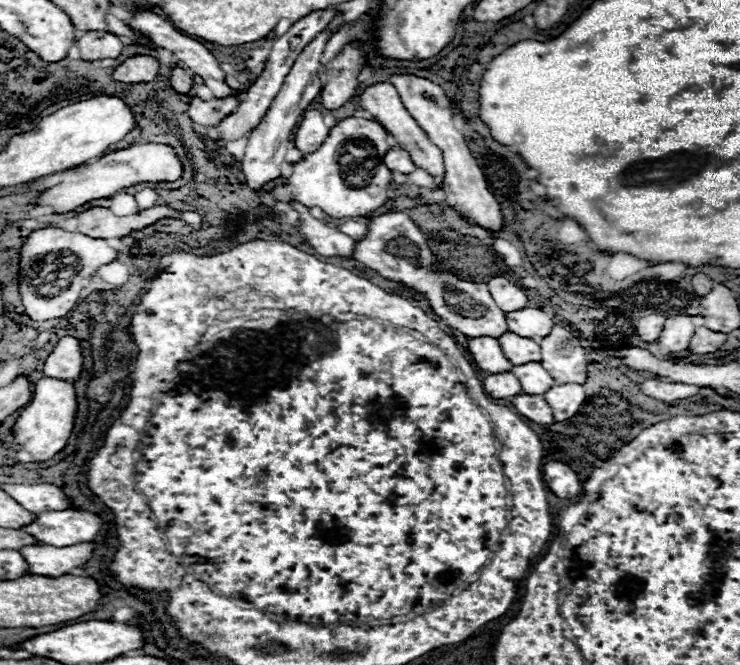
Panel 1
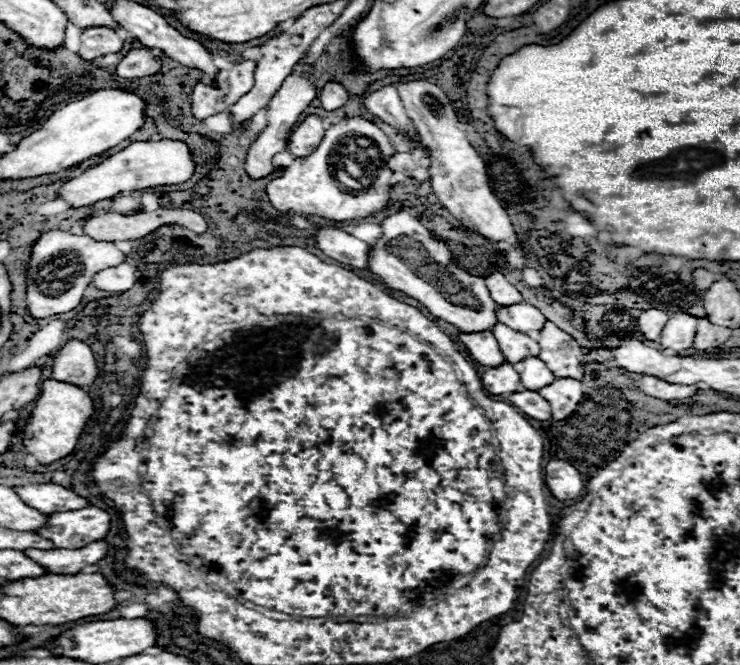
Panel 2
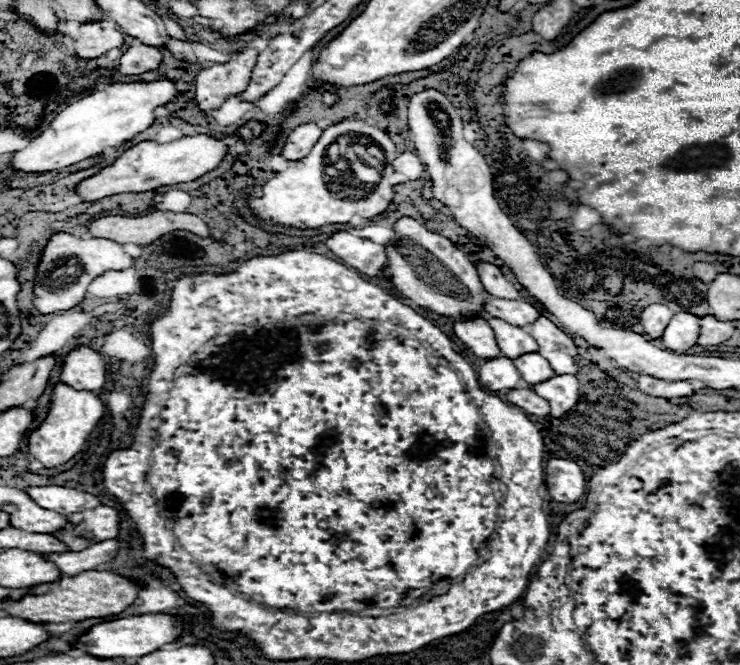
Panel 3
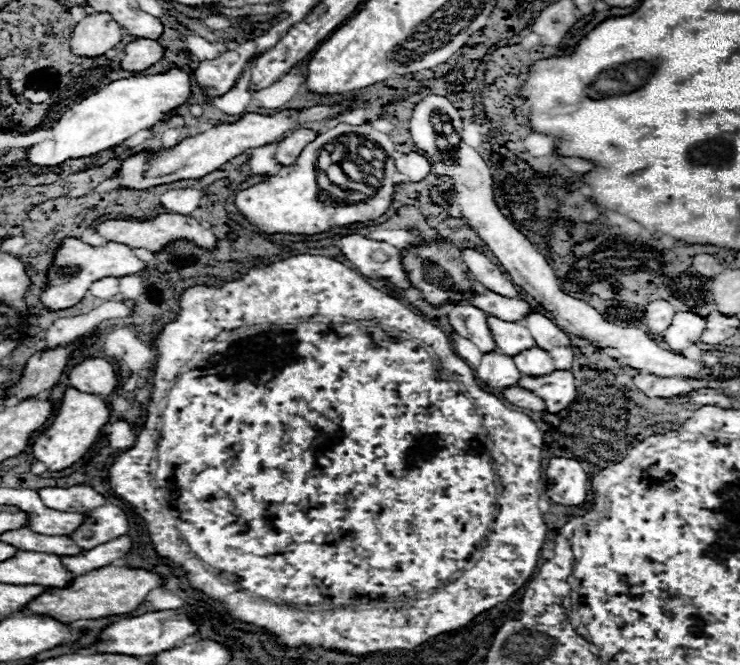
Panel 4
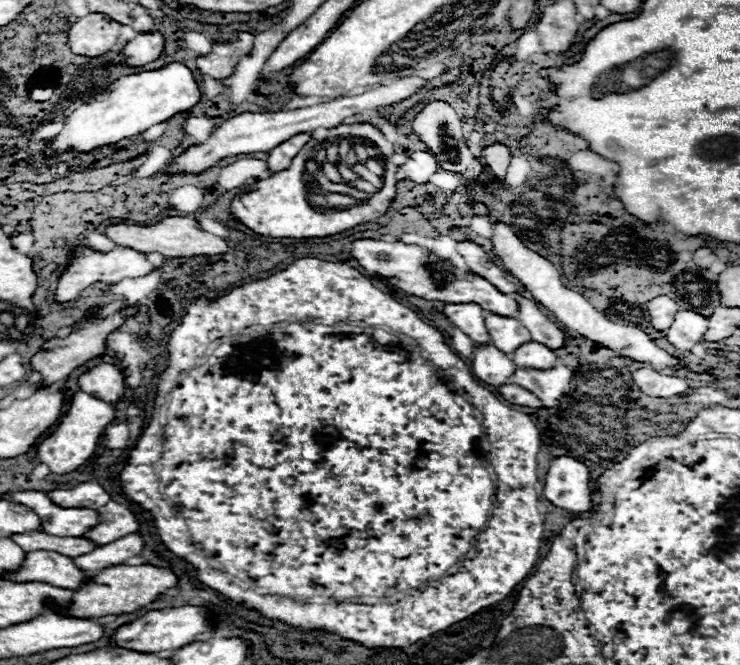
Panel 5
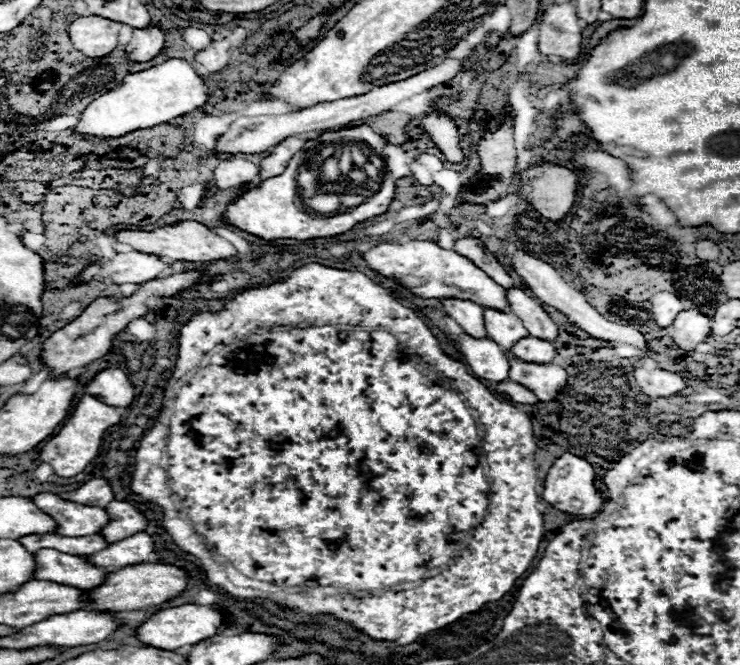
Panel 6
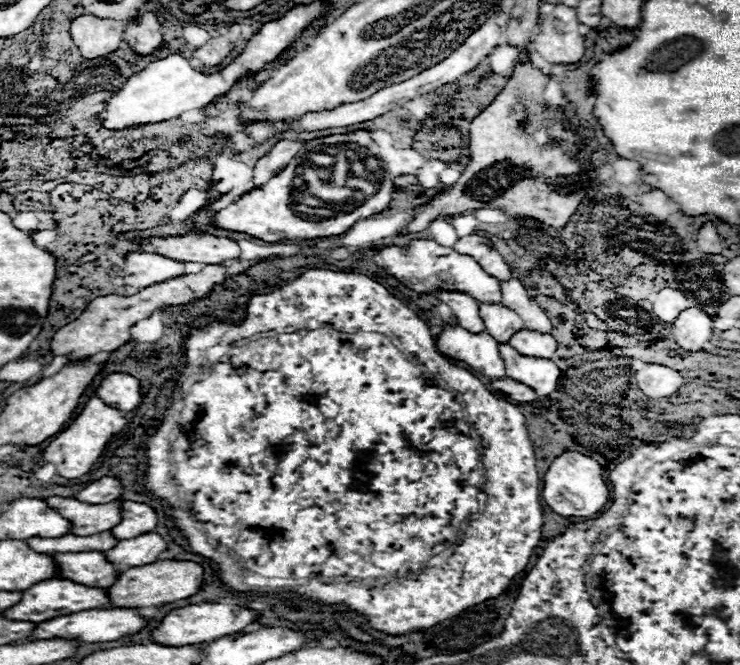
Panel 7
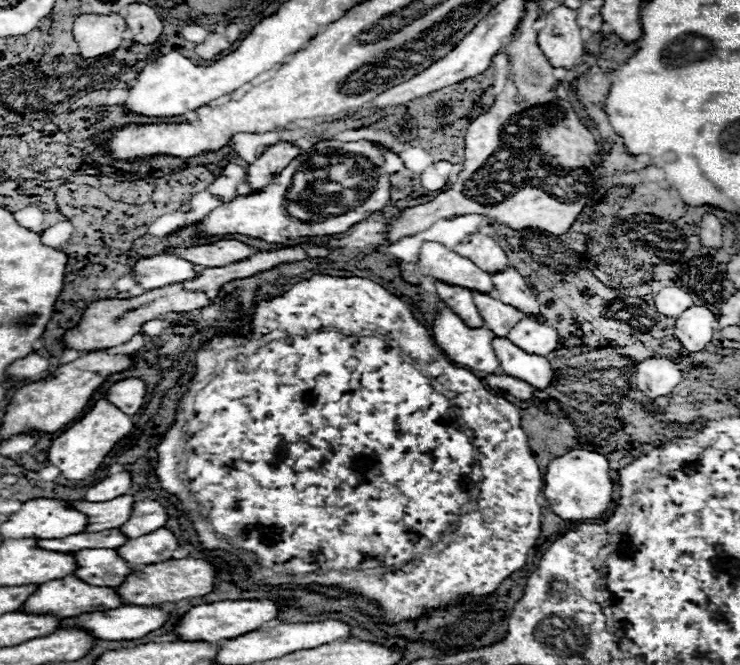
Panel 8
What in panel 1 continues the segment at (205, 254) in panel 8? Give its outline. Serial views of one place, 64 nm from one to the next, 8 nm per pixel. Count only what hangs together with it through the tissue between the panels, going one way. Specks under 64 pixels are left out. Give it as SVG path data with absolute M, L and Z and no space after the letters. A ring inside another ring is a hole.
M154 206L148 210L140 210L130 216L114 216L108 208L90 208L78 214L78 232L92 238L122 238L136 230L144 230L144 226L156 224L162 218L180 218L194 230L202 228L202 216L196 212L180 212L168 206Z

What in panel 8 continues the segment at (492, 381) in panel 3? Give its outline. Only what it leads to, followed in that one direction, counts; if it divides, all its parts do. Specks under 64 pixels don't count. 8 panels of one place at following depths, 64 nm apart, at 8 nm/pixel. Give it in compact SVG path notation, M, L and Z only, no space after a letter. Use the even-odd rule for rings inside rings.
M442 308L436 312L432 336L450 360L486 374L500 372L500 362L492 348L494 334L488 328L468 328L450 308Z

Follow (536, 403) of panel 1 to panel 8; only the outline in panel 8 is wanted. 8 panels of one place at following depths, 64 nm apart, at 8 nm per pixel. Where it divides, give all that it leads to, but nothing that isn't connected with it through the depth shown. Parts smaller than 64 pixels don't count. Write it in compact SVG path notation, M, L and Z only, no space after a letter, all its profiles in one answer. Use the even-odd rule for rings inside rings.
M488 374L486 384L494 390L502 390L502 392L516 396L516 398L522 398L522 400L528 400L534 394L534 388L528 382L518 380L514 376L508 376L508 374Z

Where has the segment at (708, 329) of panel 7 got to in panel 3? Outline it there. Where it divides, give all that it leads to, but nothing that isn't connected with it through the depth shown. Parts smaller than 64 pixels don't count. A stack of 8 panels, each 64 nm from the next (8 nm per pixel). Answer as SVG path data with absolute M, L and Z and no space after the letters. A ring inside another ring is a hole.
M678 312L666 326L662 342L672 352L684 352L696 346L698 336L700 336L700 316L694 316L690 312Z

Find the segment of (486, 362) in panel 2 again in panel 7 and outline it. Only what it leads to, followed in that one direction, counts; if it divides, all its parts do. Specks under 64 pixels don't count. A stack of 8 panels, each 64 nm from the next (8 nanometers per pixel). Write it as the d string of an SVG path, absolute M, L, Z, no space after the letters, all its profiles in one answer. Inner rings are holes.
M438 292L438 298L452 308L458 324L470 332L482 332L484 322L478 314L478 302L464 292Z

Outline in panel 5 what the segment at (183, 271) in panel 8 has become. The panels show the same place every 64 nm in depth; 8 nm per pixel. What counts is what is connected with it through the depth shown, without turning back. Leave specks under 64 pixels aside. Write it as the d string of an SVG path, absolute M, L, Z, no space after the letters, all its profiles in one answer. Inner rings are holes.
M78 248L76 256L70 264L70 268L62 274L58 288L56 288L56 300L58 302L68 302L74 300L84 288L88 288L94 282L120 282L124 278L140 278L140 276L148 276L150 272L154 272L156 266L150 264L146 260L144 254L132 250L132 248L118 248L112 250L108 254L100 254L100 252L92 252L88 248Z

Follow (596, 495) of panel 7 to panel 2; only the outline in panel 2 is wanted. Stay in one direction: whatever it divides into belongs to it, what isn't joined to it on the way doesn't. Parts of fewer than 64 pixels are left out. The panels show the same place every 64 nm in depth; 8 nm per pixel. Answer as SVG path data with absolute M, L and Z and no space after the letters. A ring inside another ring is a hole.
M550 460L544 468L544 476L546 476L546 486L558 500L574 500L584 490L582 474L570 462Z

